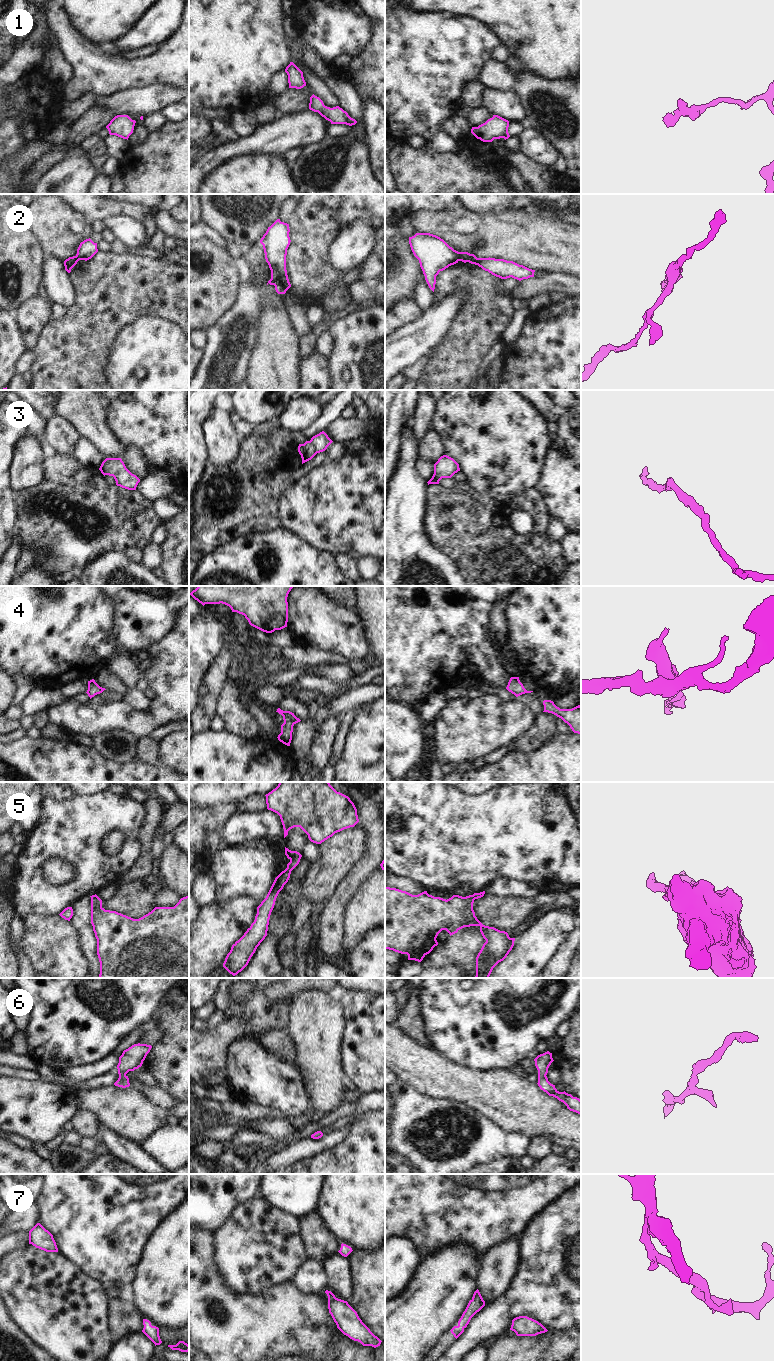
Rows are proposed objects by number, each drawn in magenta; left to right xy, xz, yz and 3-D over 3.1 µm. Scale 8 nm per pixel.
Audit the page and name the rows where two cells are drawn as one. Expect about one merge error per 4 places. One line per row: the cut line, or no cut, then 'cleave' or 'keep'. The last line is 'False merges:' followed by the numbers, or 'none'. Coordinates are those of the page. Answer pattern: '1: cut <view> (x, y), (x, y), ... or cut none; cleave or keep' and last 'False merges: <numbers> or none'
1: cut none; keep
2: cut yz (473, 254), (467, 261); cleave
3: cut none; keep
4: cut none; keep
5: cut xz (286, 868), (290, 871); cleave
6: cut none; keep
7: cut none; keep
False merges: 2, 5

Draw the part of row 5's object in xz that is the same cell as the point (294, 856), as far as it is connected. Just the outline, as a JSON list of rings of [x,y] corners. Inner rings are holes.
[[[285,847],[285,855],[290,860],[287,864],[287,869],[292,871],[300,862],[302,855],[297,851],[291,851]]]

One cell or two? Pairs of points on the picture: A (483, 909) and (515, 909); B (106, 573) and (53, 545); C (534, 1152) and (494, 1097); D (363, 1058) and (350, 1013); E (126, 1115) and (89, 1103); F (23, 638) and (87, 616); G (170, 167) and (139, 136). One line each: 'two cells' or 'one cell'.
A: one cell
B: two cells
C: two cells
D: one cell
E: one cell
F: one cell
G: two cells

